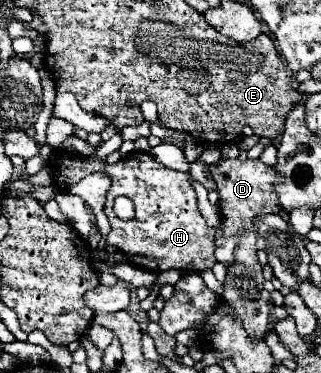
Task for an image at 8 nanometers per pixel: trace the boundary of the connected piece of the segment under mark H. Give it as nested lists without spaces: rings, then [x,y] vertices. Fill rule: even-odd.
[[[55,148],[53,160],[47,162],[47,166],[51,168],[53,184],[59,190],[69,188],[97,170],[109,172],[113,182],[105,202],[105,212],[111,222],[109,244],[117,246],[125,254],[129,264],[137,264],[139,268],[145,268],[149,272],[163,272],[169,268],[177,268],[183,272],[199,272],[213,268],[213,264],[217,262],[213,260],[215,230],[207,228],[205,218],[199,214],[195,188],[191,186],[187,174],[163,166],[147,152],[131,152],[115,164],[105,164],[97,158],[85,160],[81,154]],[[117,196],[127,196],[133,200],[137,212],[133,220],[125,222],[115,216],[113,200]]]

